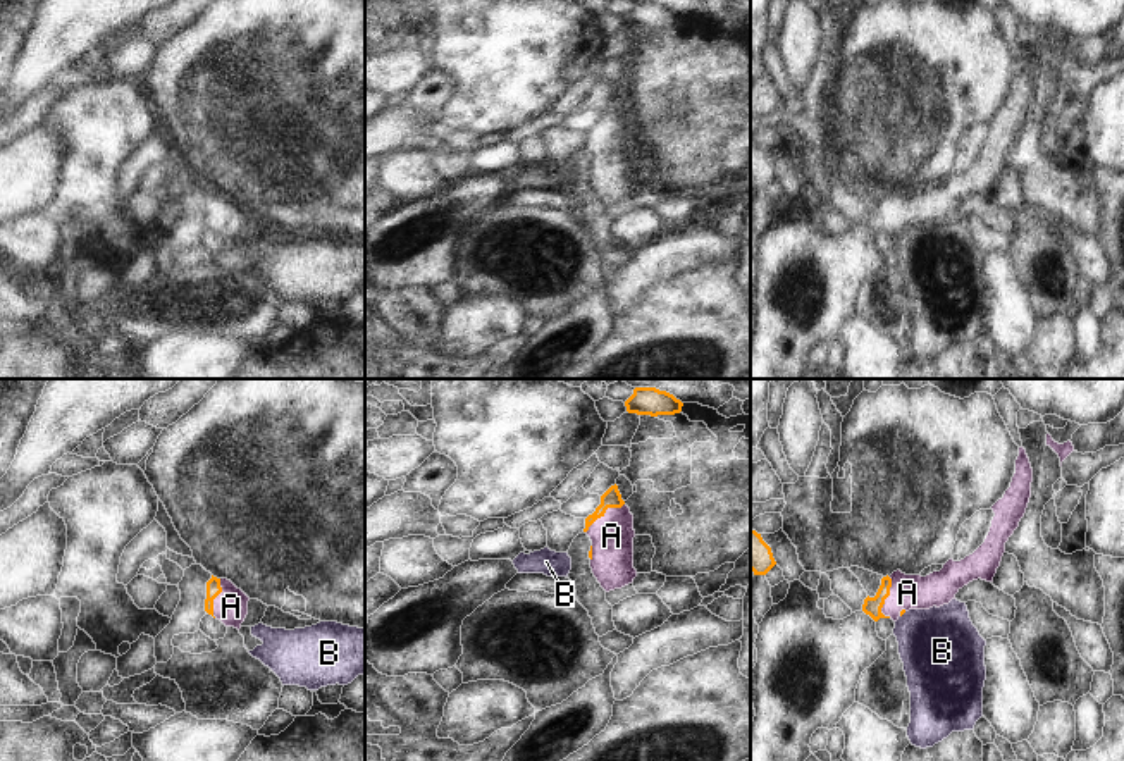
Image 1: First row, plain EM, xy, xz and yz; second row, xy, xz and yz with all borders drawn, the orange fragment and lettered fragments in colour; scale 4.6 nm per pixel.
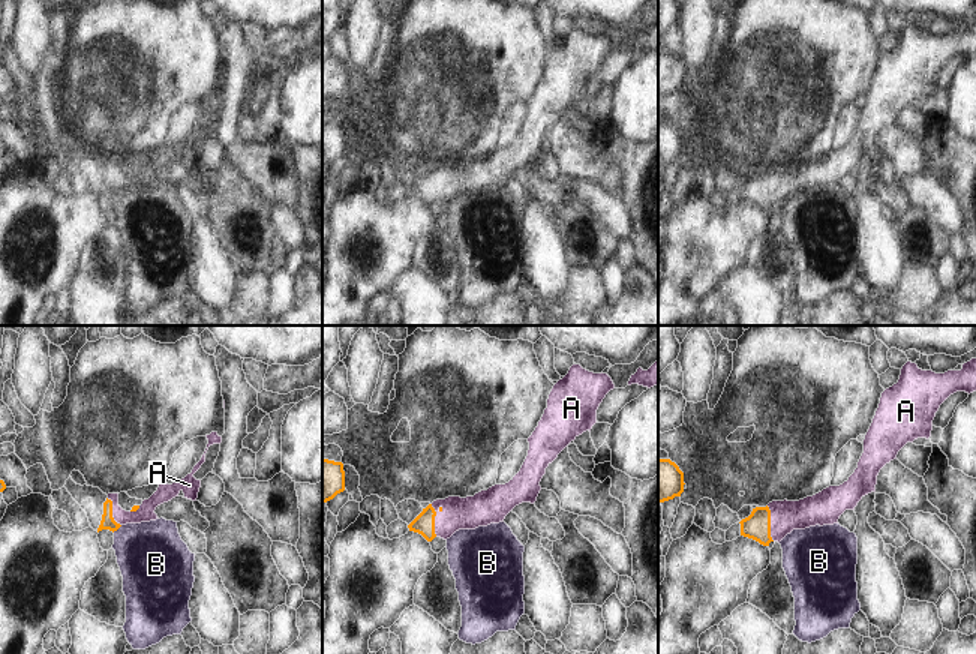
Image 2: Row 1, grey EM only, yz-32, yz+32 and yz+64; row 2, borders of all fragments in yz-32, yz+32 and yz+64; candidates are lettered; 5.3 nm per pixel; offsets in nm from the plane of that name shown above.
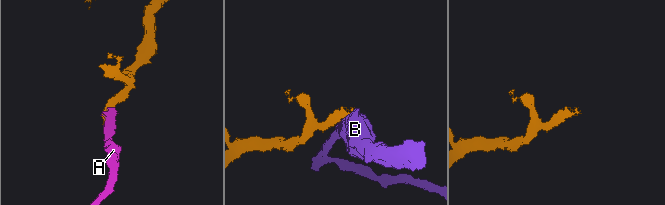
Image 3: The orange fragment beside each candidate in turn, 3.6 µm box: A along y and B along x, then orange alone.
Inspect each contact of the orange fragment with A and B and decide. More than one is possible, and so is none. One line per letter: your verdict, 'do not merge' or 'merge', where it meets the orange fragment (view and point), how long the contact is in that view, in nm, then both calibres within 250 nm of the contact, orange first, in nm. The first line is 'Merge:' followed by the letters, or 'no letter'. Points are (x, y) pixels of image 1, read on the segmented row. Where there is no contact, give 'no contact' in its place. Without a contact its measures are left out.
Merge: A
A: merge | xz (603, 513) | 240 nm | 90/200 nm
B: do not merge | yz (902, 613) | 40 nm | 20/380 nm

